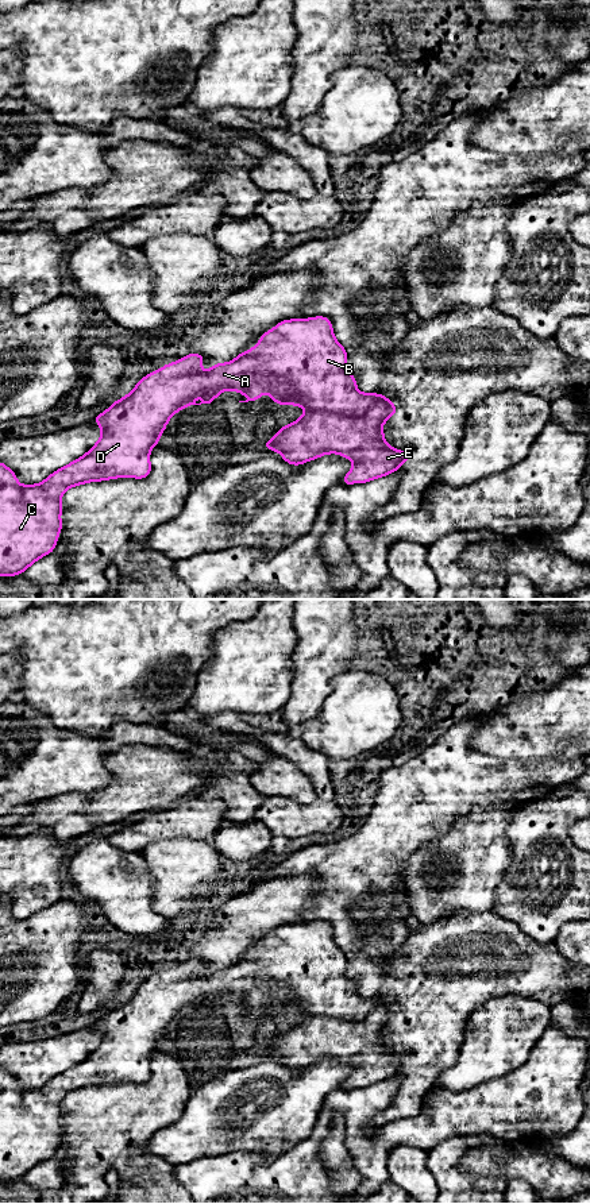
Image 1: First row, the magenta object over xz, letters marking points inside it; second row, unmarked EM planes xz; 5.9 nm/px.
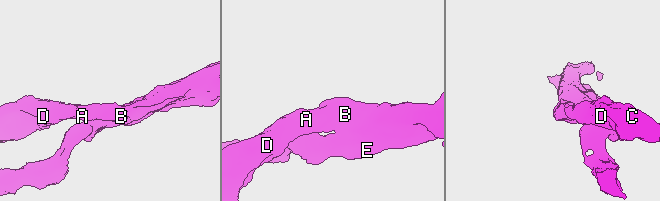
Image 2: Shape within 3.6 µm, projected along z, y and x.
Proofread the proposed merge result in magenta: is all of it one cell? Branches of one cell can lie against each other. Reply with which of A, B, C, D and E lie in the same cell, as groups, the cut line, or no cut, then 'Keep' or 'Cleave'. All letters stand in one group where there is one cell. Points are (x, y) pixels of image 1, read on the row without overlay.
Groups: A B C D / E. Split along xz (393, 1007), (374, 1007), (362, 1018), (305, 1015). Cleave

